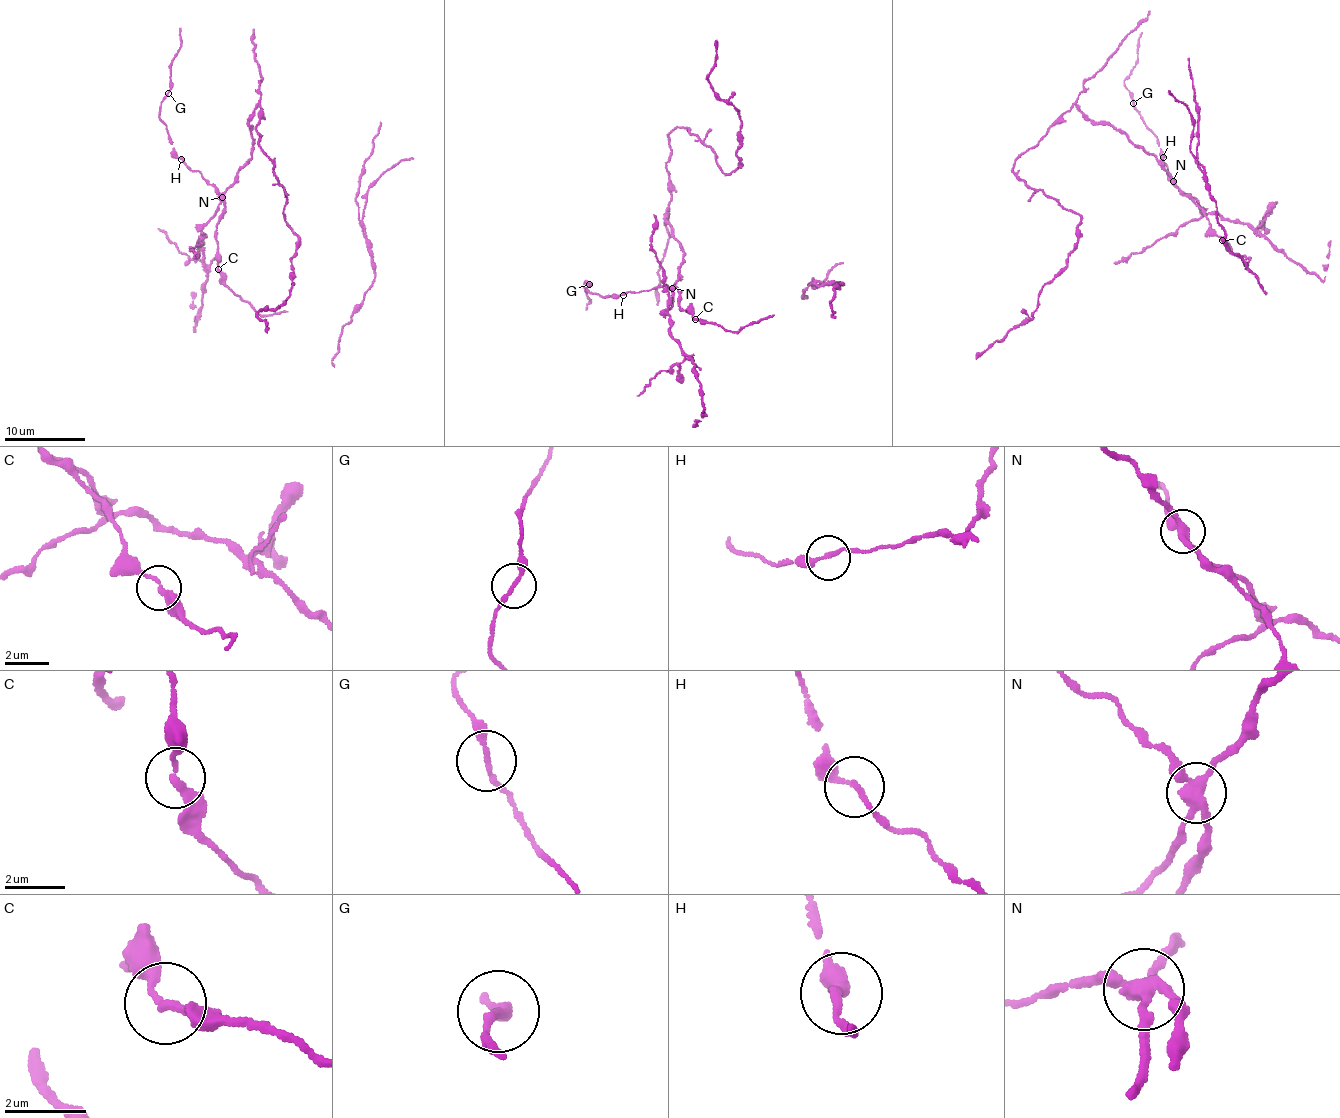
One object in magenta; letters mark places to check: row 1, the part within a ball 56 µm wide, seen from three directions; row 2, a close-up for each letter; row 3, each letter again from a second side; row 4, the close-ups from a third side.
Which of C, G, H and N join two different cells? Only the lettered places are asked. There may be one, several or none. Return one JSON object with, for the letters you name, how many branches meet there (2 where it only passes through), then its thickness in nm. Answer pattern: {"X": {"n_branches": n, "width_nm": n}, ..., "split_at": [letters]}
{"C": {"n_branches": 2, "width_nm": 200}, "N": {"n_branches": 4, "width_nm": 340}, "split_at": ["C", "N"]}

